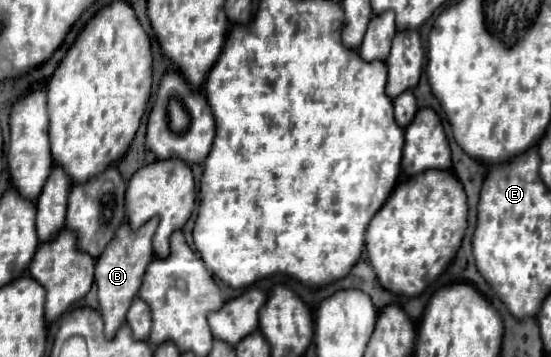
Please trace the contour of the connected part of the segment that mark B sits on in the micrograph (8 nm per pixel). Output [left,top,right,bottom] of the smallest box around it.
[95,219,157,339]

